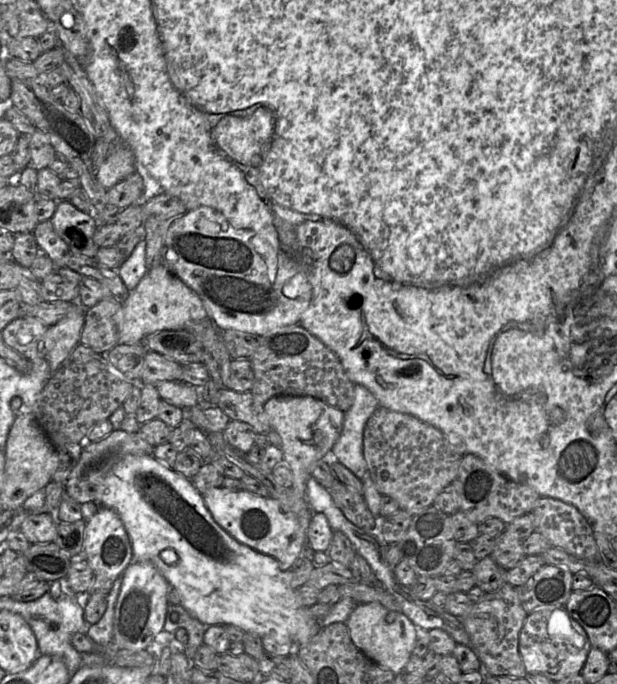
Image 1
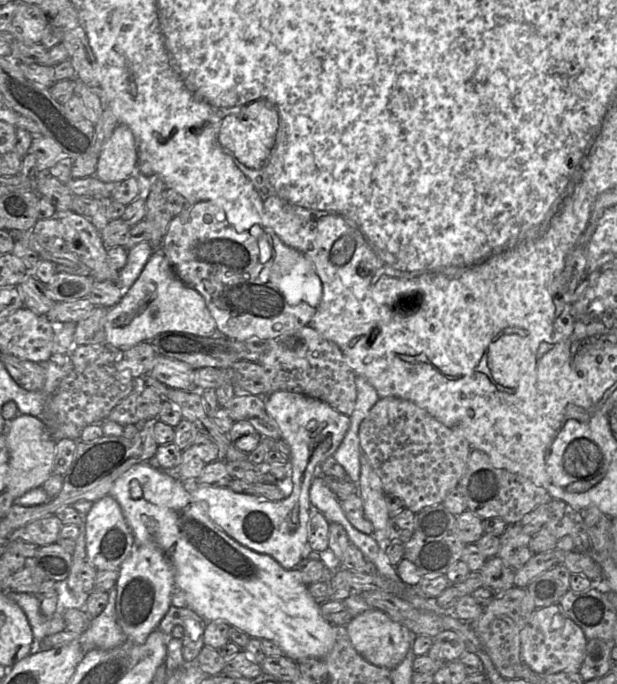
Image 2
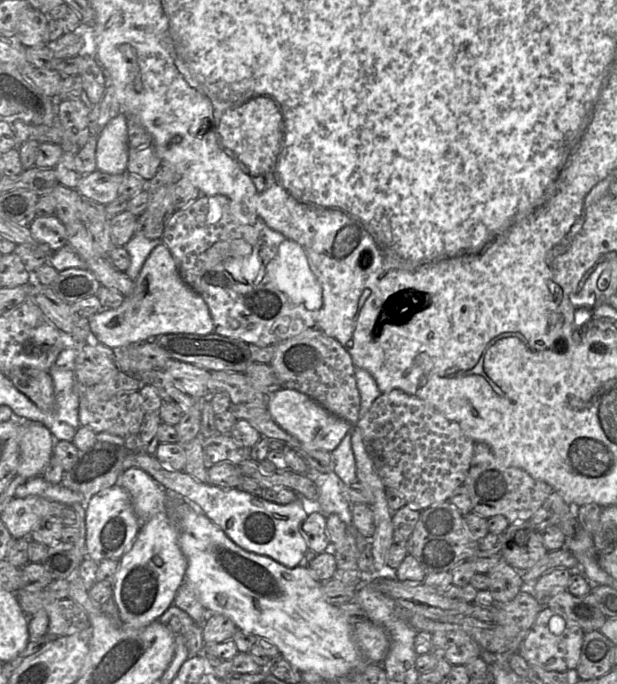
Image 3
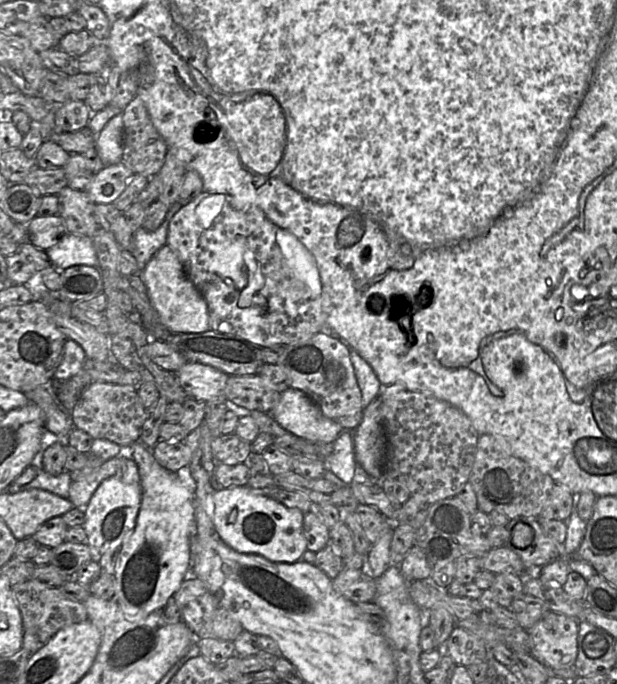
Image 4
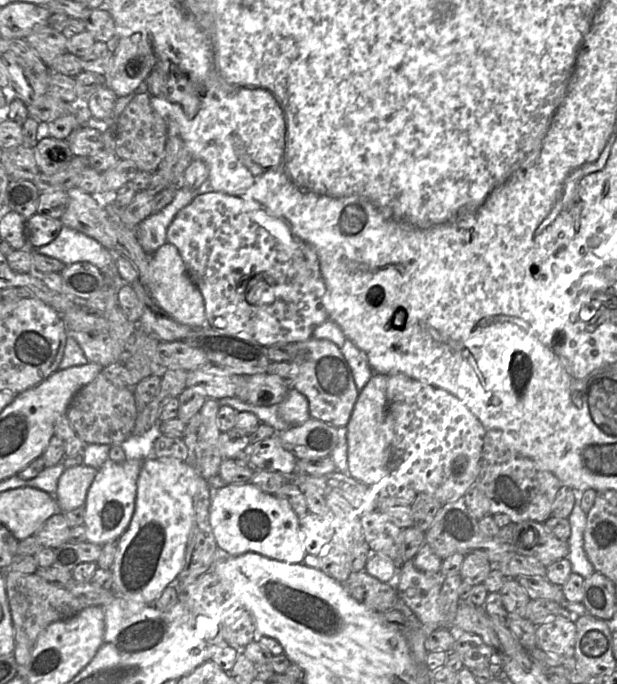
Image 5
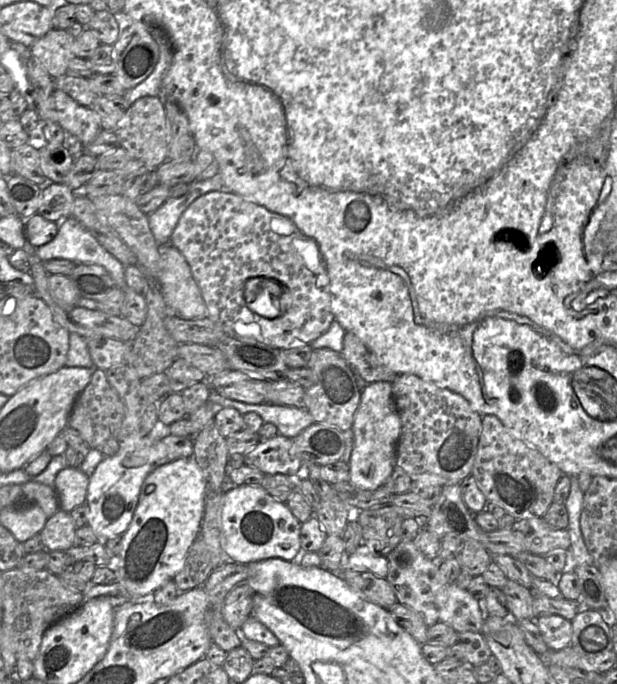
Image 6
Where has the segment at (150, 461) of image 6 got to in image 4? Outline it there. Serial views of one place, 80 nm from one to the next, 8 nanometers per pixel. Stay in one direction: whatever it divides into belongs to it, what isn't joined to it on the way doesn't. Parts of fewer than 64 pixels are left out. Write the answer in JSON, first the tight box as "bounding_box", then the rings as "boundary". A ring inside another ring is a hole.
{"bounding_box":[83,475,140,557],"boundary":[[[117,475],[100,483],[86,507],[83,524],[86,543],[94,551],[94,557],[108,550],[120,549],[135,527],[140,503],[140,483],[125,483]]]}

